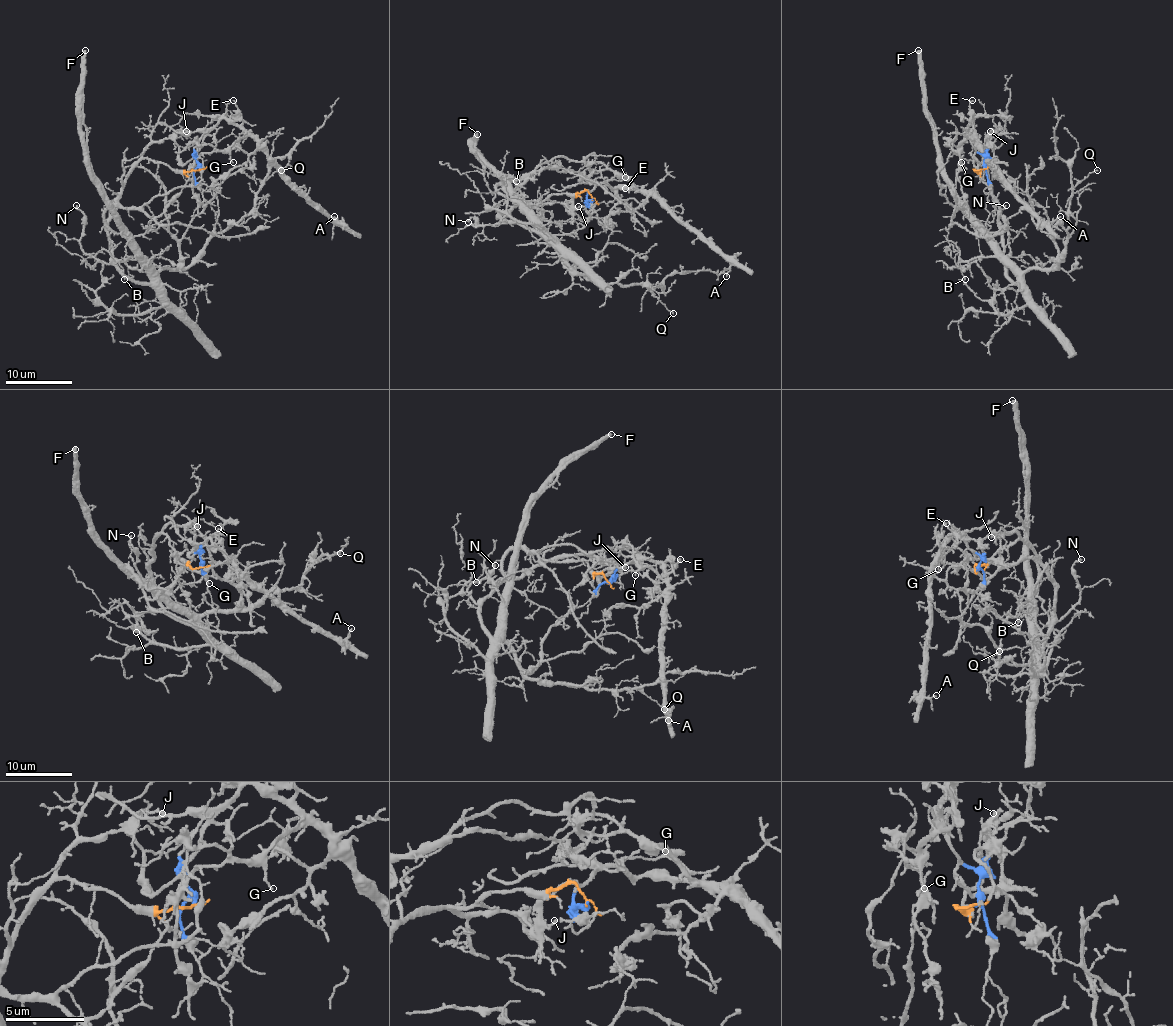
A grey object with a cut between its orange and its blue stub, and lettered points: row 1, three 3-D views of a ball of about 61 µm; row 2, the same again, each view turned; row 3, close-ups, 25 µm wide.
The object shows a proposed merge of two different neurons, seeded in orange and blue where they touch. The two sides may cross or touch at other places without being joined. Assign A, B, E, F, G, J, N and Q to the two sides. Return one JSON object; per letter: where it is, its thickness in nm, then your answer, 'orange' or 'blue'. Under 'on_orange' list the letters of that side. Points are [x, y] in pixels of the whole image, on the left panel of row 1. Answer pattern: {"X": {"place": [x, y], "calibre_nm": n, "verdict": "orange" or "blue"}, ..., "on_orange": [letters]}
{"A": {"place": [334, 216], "calibre_nm": 120, "verdict": "blue"}, "B": {"place": [124, 279], "calibre_nm": 110, "verdict": "orange"}, "E": {"place": [233, 100], "calibre_nm": 130, "verdict": "blue"}, "F": {"place": [85, 50], "calibre_nm": 440, "verdict": "orange"}, "G": {"place": [233, 162], "calibre_nm": 130, "verdict": "blue"}, "J": {"place": [186, 131], "calibre_nm": 160, "verdict": "blue"}, "N": {"place": [76, 205], "calibre_nm": 140, "verdict": "orange"}, "Q": {"place": [281, 170], "calibre_nm": 130, "verdict": "orange"}, "on_orange": ["B", "F", "N", "Q"]}

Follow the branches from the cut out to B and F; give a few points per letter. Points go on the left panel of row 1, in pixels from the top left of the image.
B: (200, 169), (144, 158), (129, 174), (107, 226), (111, 260), (150, 280), (139, 257), (121, 260), (124, 279)
F: (200, 169), (144, 158), (129, 174), (107, 226), (111, 260), (125, 275), (150, 280), (87, 161), (86, 50)

